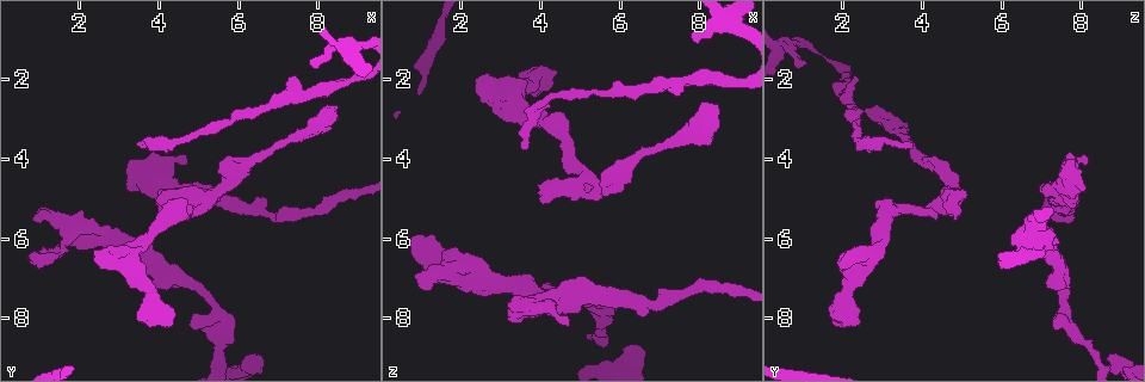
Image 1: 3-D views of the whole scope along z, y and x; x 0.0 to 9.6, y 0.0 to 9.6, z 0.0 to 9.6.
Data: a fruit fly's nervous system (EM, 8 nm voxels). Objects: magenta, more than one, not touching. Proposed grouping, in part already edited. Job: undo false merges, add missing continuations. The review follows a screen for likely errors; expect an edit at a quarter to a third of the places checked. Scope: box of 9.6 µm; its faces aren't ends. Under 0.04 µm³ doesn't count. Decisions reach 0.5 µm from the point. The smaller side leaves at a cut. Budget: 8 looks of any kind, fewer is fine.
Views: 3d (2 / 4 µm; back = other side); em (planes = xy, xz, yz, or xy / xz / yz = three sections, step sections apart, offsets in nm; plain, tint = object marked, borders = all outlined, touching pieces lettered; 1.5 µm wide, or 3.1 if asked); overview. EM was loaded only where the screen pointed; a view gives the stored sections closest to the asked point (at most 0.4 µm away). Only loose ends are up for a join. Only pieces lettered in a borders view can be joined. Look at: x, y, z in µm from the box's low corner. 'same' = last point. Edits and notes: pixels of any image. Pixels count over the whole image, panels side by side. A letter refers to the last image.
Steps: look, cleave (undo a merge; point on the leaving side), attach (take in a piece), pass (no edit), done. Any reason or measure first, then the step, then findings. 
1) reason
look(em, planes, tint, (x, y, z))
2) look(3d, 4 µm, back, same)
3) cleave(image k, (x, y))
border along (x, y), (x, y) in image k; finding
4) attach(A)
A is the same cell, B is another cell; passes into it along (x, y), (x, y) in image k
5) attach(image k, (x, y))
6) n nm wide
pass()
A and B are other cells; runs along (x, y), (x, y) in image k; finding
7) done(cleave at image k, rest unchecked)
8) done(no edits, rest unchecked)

end of a long branch
look(em, xz, step 4, tint, (3.55, 3.55, 3.80))

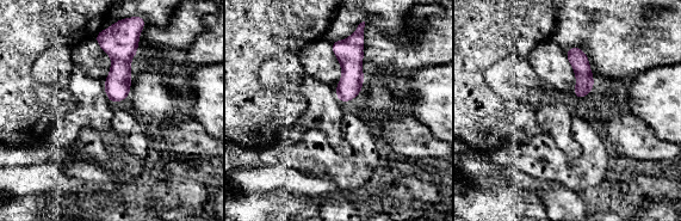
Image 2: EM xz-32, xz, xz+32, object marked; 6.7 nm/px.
look(em, xz, step 4, borders, same)

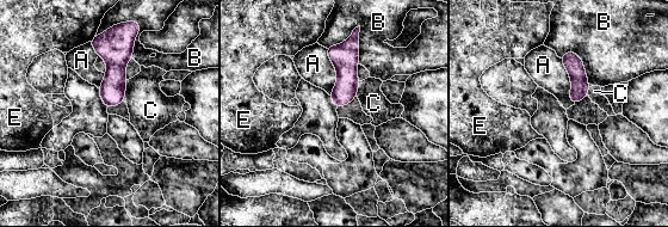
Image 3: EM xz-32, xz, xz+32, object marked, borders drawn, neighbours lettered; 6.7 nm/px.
pass()
A, B, C and E are other cells; none of them fits

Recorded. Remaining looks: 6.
sudden change in width
look(em, planes, tint, (4.70, 5.25, 3.70))

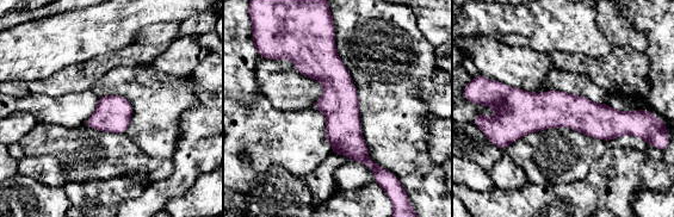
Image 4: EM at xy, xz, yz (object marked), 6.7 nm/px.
look(em, planes, borders, same)

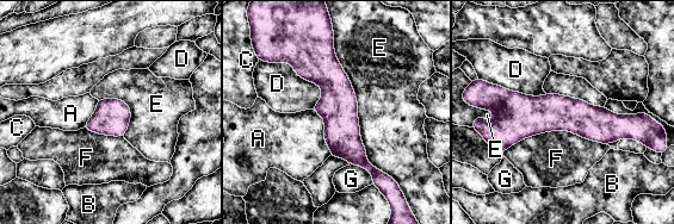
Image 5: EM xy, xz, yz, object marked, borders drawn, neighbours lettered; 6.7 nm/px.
240 nm wide
pass()
A, B, C, D, E, F and G are other cells; all the same neuron

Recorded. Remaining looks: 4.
branch stops here
look(em, yz, step 8, tint, (8.40, 2.75, 2.55))

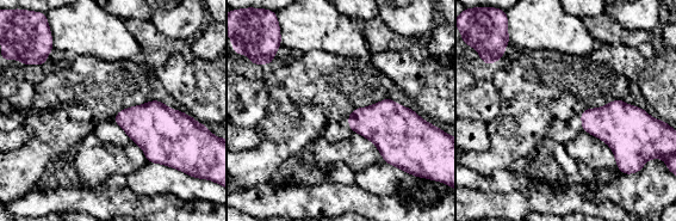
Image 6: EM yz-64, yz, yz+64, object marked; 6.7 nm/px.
look(em, planes, borders, same)

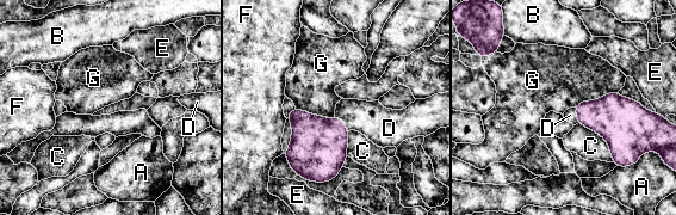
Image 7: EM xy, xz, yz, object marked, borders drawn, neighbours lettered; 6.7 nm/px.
attach(D)
D is the same cell, A, B, C, E, F and G are other cells; passes into it along (318, 146), (342, 122), (379, 124) in image 7; it goes on there

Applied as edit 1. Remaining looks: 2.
done(attach at image 7, rest unchecked)

